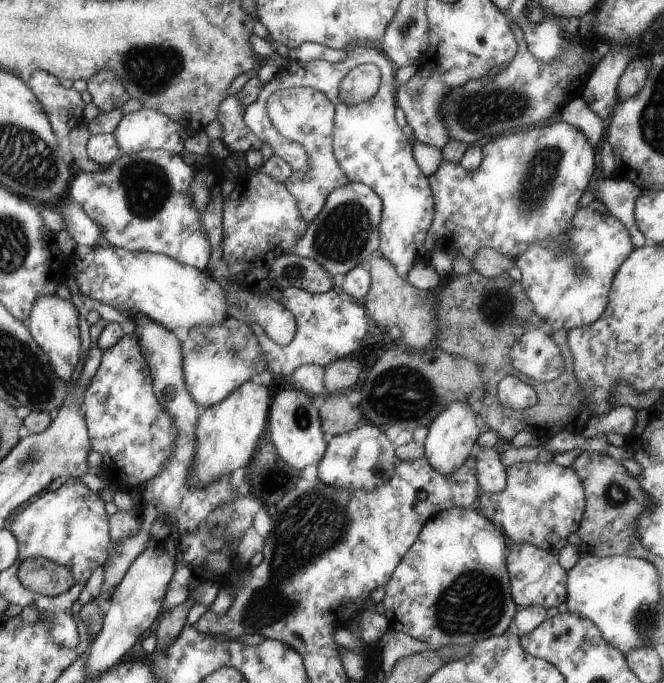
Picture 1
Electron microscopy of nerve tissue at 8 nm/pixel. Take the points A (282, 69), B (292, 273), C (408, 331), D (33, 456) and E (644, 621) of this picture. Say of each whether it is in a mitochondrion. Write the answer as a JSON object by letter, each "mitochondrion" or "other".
{"A":"other","B":"mitochondrion","C":"other","D":"mitochondrion","E":"mitochondrion"}

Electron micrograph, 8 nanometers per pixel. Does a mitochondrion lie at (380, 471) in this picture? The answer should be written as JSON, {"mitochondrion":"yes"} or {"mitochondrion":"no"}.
{"mitochondrion":"yes"}

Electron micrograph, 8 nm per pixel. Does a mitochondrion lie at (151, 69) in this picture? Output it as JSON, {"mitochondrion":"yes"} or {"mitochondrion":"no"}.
{"mitochondrion":"yes"}

